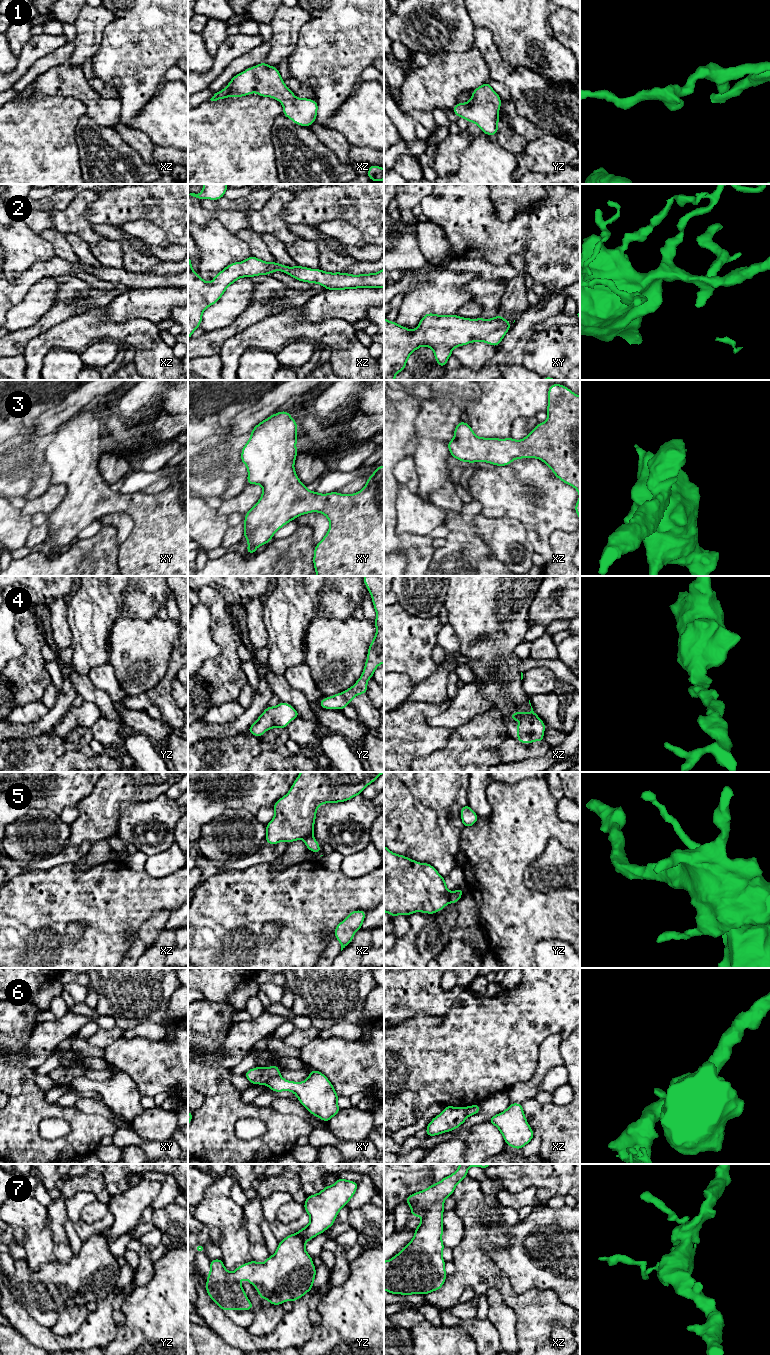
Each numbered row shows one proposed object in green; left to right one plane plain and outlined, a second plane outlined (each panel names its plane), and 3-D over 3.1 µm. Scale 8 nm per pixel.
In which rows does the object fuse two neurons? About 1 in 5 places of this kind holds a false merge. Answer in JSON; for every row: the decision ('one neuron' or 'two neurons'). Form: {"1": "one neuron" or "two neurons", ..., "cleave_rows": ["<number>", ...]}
{"1": "one neuron", "2": "one neuron", "3": "one neuron", "4": "one neuron", "5": "two neurons", "6": "two neurons", "7": "one neuron", "cleave_rows": ["5", "6"]}

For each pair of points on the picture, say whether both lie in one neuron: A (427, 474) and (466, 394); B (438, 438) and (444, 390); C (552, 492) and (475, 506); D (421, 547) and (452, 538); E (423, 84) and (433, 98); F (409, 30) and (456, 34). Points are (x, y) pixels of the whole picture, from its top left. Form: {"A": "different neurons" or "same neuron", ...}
{"A": "same neuron", "B": "same neuron", "C": "different neurons", "D": "different neurons", "E": "same neuron", "F": "same neuron"}

